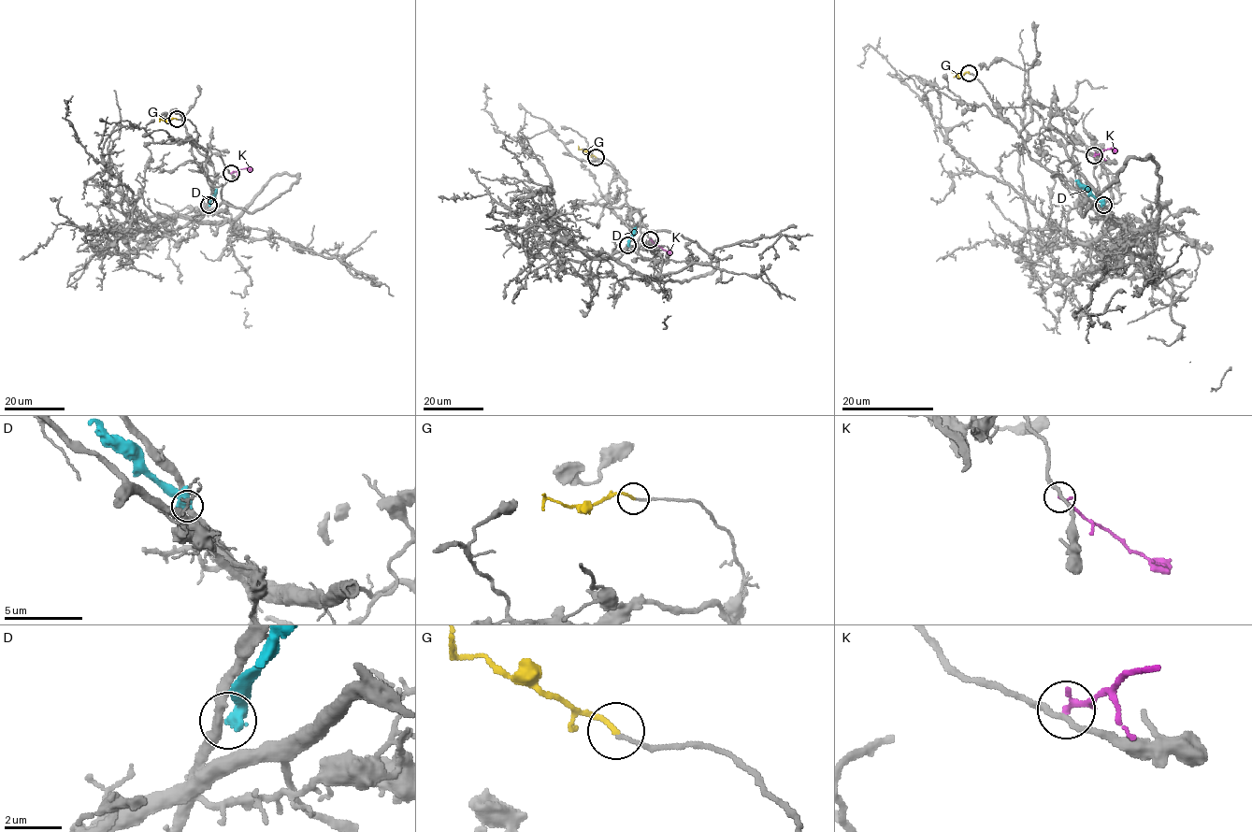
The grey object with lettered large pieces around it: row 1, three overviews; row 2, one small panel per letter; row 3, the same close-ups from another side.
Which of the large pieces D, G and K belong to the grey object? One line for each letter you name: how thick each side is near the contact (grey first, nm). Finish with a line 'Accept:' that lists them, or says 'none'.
G: calibres 140 and 180 nm
Accept: G

